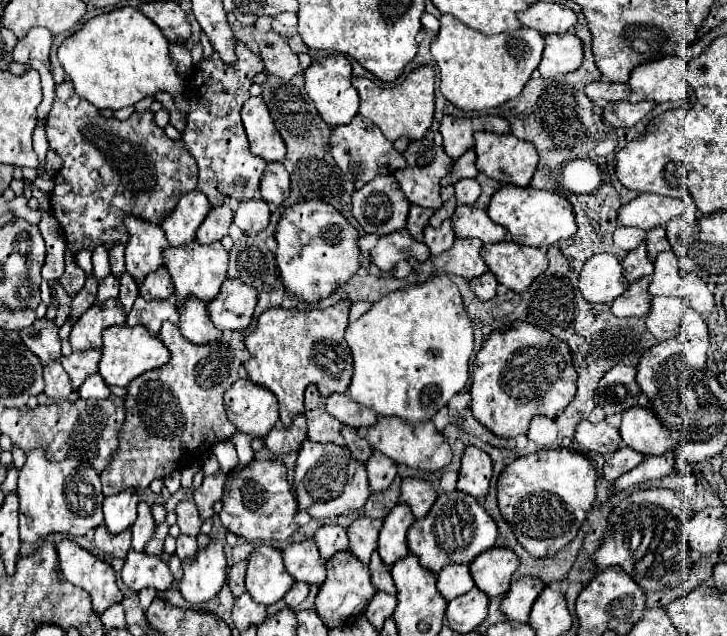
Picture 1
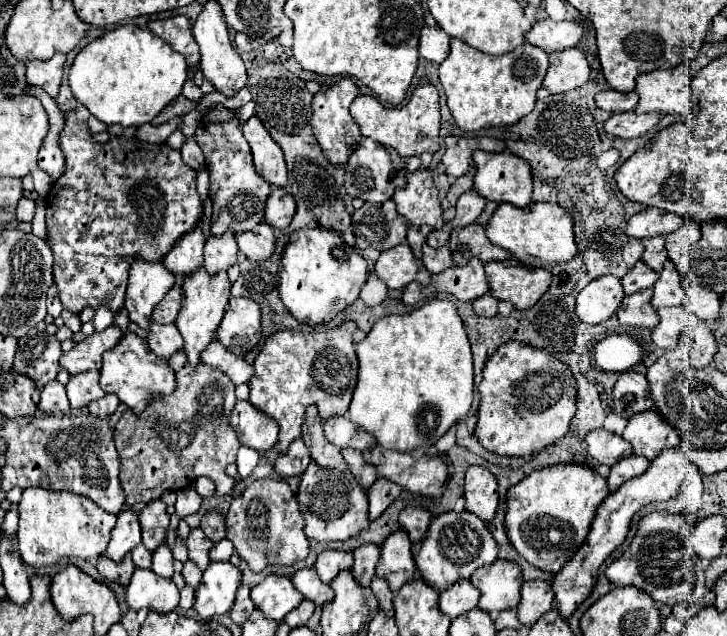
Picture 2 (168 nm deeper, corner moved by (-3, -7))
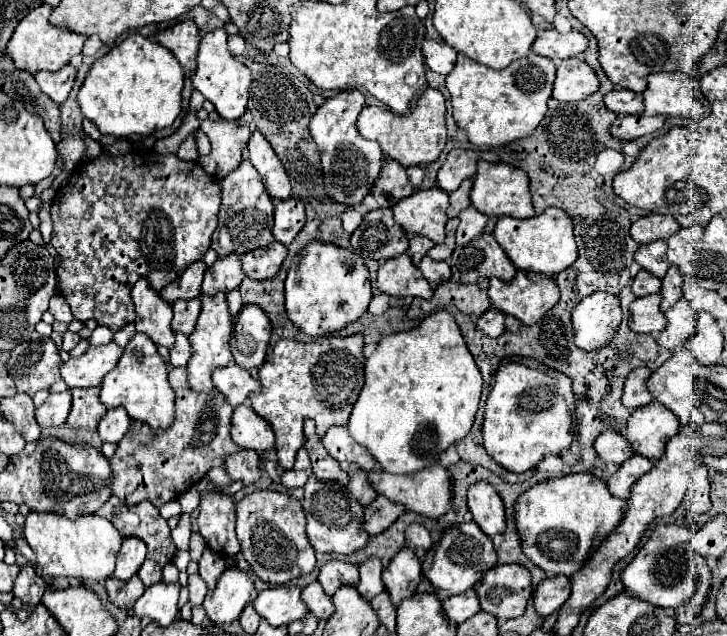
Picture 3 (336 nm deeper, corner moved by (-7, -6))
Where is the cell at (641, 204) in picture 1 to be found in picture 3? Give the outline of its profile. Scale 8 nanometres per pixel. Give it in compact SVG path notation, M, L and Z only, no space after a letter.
M649 214L639 218L637 222L631 224L631 238L639 244L649 244L653 240L665 240L671 234L679 232L679 224L675 222L675 218L671 216L663 216L663 214Z

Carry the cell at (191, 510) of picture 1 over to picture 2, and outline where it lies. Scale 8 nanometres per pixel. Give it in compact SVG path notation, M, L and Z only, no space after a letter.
M191 529L189 539L187 539L187 549L189 549L189 559L201 569L205 571L209 561L209 551L213 549L213 541L201 531L201 529Z

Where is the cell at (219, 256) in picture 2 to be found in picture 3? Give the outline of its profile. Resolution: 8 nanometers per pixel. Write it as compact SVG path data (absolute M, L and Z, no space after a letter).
M229 254L227 258L217 258L215 264L205 272L205 280L201 286L203 294L217 294L217 292L229 292L241 284L245 278L241 270L241 260L237 254Z

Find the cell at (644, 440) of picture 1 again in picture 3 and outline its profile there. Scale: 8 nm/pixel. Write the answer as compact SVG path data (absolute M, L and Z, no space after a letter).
M651 402L643 408L637 408L629 422L625 438L633 450L645 458L657 460L665 452L665 444L679 434L679 420L671 410L659 402Z

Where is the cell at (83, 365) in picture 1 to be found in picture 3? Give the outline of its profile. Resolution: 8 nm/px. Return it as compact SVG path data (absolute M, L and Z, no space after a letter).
M75 388L73 406L67 418L67 424L73 428L95 428L101 416L107 412L107 406L99 402L99 388Z

